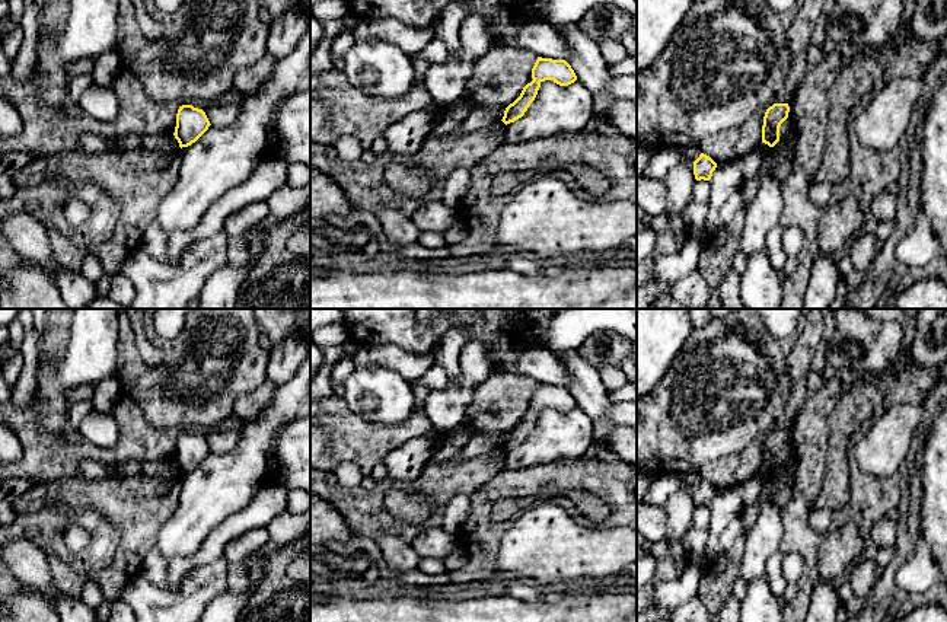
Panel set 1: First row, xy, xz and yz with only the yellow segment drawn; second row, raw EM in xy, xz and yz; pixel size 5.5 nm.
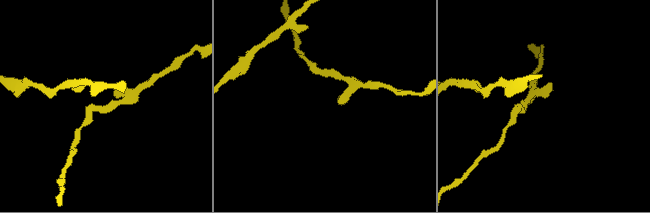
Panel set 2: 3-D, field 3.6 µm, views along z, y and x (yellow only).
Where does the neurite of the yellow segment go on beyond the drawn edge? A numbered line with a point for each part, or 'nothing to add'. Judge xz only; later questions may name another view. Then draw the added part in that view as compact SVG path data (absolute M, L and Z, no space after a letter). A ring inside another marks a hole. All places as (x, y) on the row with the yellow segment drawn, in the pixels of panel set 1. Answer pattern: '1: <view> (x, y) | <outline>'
nothing to add

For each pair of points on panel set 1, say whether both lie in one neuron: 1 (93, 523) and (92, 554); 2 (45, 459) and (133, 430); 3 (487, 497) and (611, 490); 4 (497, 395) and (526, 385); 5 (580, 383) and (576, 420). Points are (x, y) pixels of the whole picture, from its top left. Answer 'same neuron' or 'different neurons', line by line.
1: same neuron
2: same neuron
3: same neuron
4: same neuron
5: different neurons

